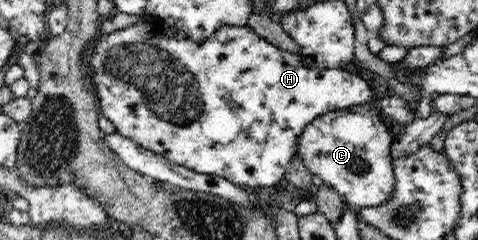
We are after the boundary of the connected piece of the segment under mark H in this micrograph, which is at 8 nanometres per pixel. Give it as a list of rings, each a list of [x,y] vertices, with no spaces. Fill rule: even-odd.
[[[151,18],[151,21],[143,21],[141,24],[135,24],[135,26],[129,26],[129,28],[126,27],[120,30],[115,30],[111,33],[100,34],[97,38],[97,42],[95,42],[93,54],[91,54],[91,58],[89,58],[89,72],[91,71],[93,71],[93,76],[90,76],[89,74],[89,78],[93,78],[93,86],[94,88],[97,88],[97,94],[99,94],[99,98],[101,98],[101,104],[103,104],[102,114],[107,114],[106,118],[108,118],[114,124],[115,128],[117,128],[117,133],[119,133],[121,136],[124,136],[125,138],[128,138],[129,140],[132,140],[133,142],[136,142],[137,144],[140,144],[143,148],[153,151],[155,154],[164,156],[169,162],[172,162],[173,164],[183,165],[184,167],[187,167],[198,173],[217,175],[230,180],[238,186],[241,186],[242,184],[243,187],[255,186],[255,188],[257,188],[257,186],[276,186],[279,188],[284,183],[285,171],[287,168],[289,168],[289,164],[291,164],[291,160],[293,160],[293,156],[296,154],[296,145],[299,144],[299,141],[297,141],[299,140],[299,134],[303,132],[303,128],[305,128],[305,126],[307,126],[311,120],[315,120],[315,117],[323,116],[324,113],[331,112],[333,110],[349,108],[351,106],[369,102],[371,100],[371,96],[373,96],[373,92],[371,92],[369,84],[367,84],[363,78],[359,78],[359,76],[355,76],[355,74],[349,74],[349,71],[347,71],[346,68],[317,69],[307,67],[307,65],[302,62],[299,54],[283,51],[282,49],[275,47],[273,44],[267,42],[267,39],[259,37],[259,35],[257,35],[255,31],[246,24],[223,24],[217,28],[208,39],[205,39],[203,44],[197,44],[191,39],[187,38],[187,36],[185,36],[183,32],[179,31],[179,29],[165,25],[164,22],[160,19]]]

